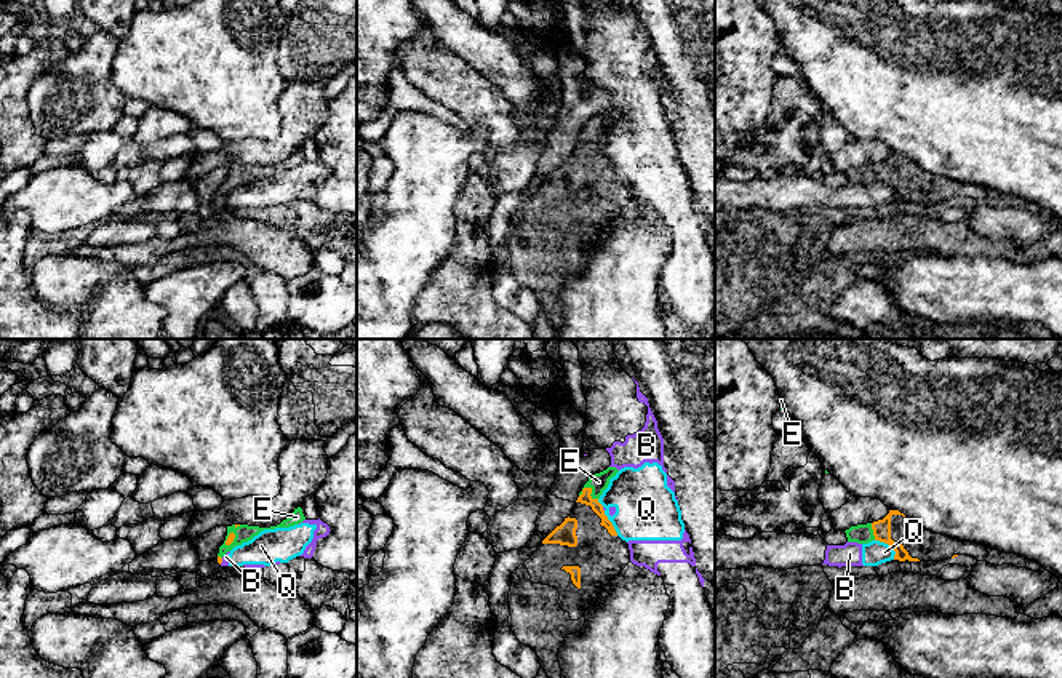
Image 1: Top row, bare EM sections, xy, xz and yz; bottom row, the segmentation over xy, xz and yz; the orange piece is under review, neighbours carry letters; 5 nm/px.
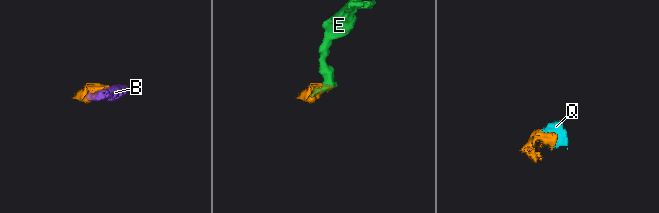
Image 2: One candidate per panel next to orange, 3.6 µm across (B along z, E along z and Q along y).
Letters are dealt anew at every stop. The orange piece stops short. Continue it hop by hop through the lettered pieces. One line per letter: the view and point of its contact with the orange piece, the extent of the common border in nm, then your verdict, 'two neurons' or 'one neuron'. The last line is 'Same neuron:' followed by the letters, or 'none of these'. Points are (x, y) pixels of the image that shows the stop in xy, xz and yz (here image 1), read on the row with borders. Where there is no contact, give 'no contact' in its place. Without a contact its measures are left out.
B: xy (221, 562) | 40 nm | two neurons
E: xz (590, 491) | 100 nm | one neuron
Q: yz (890, 544) | 140 nm | two neurons
Same neuron: E

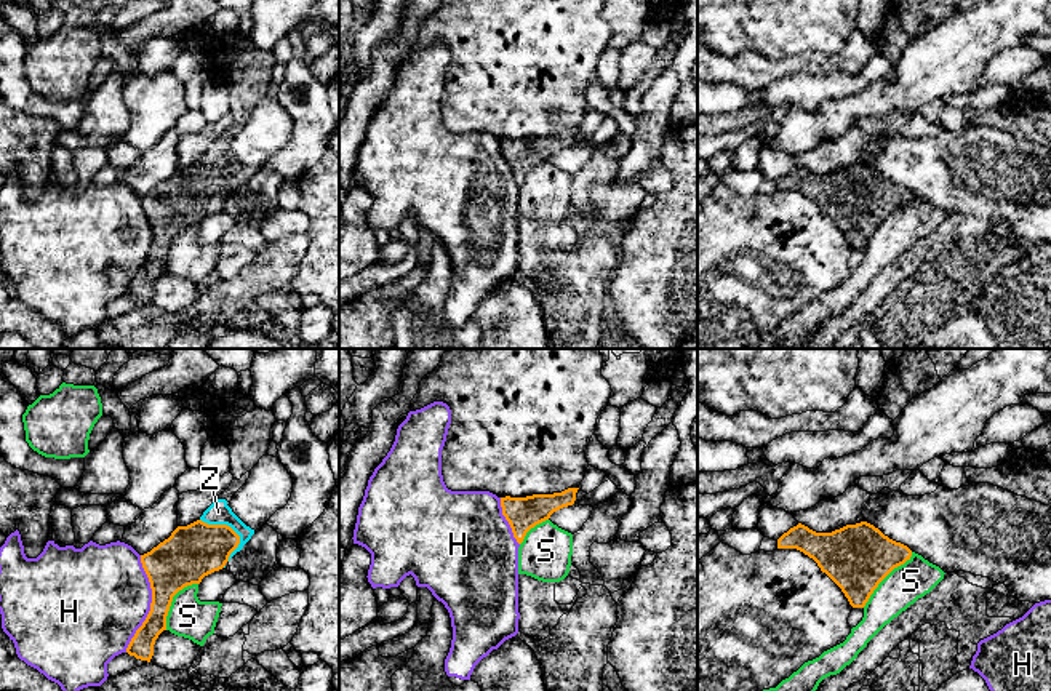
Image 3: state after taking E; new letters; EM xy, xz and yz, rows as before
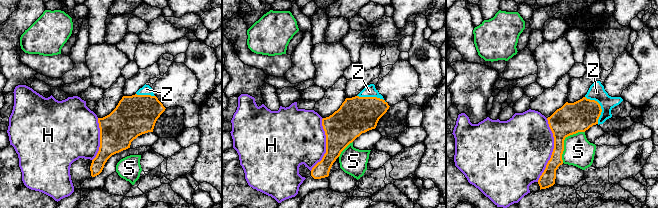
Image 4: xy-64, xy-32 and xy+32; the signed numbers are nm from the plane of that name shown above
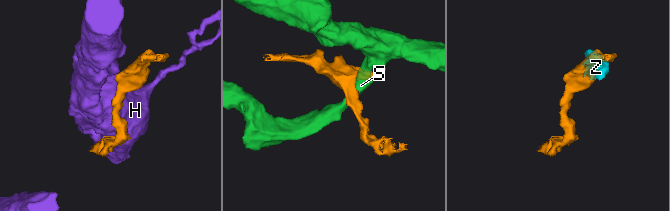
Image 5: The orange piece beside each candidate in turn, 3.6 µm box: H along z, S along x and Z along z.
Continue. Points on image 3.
H: xy (151, 603) | 500 nm | two neurons
S: yz (885, 576) | 380 nm | two neurons
Z: xy (232, 530) | 260 nm | one neuron
Same neuron: Z

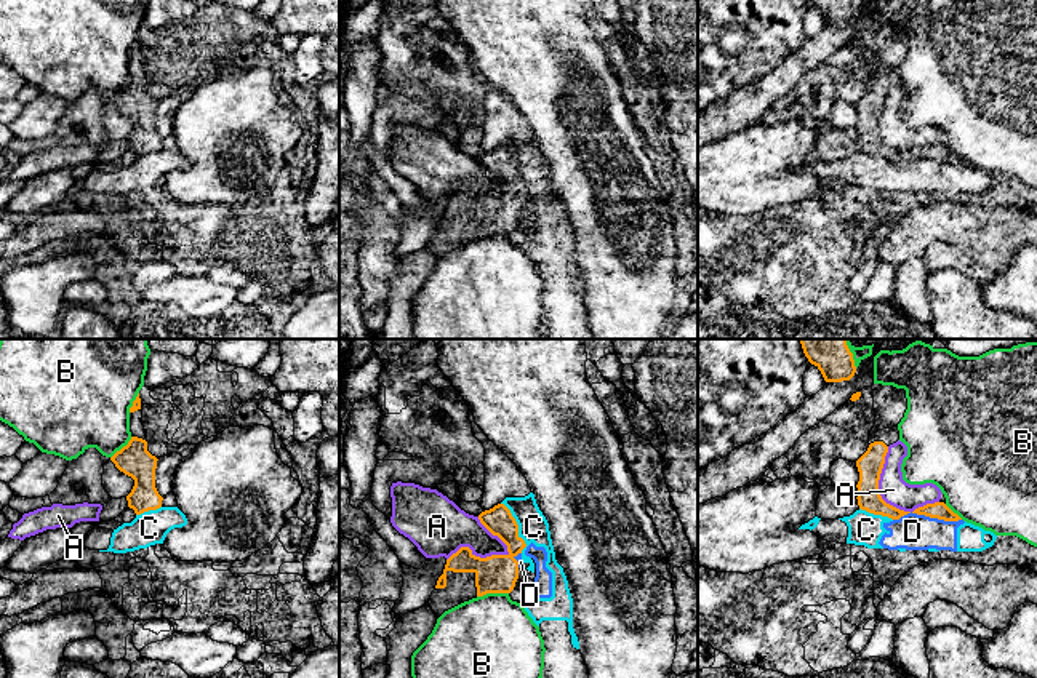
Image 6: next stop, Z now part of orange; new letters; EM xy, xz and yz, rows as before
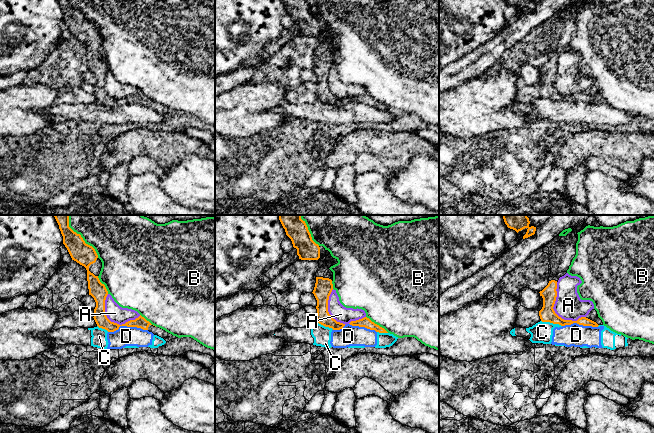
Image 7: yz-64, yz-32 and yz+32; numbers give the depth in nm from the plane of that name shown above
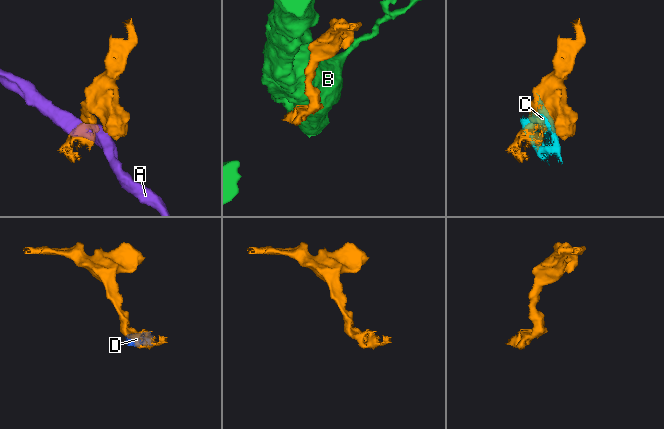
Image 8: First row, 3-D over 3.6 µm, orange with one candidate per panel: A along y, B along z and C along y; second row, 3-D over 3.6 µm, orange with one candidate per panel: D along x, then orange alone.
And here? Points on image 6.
A: xz (477, 557) | 320 nm | two neurons
B: xz (492, 592) | 160 nm | two neurons
C: xz (517, 528) | 280 nm | two neurons
D: yz (927, 515) | 340 nm | two neurons
Same neuron: none of these

